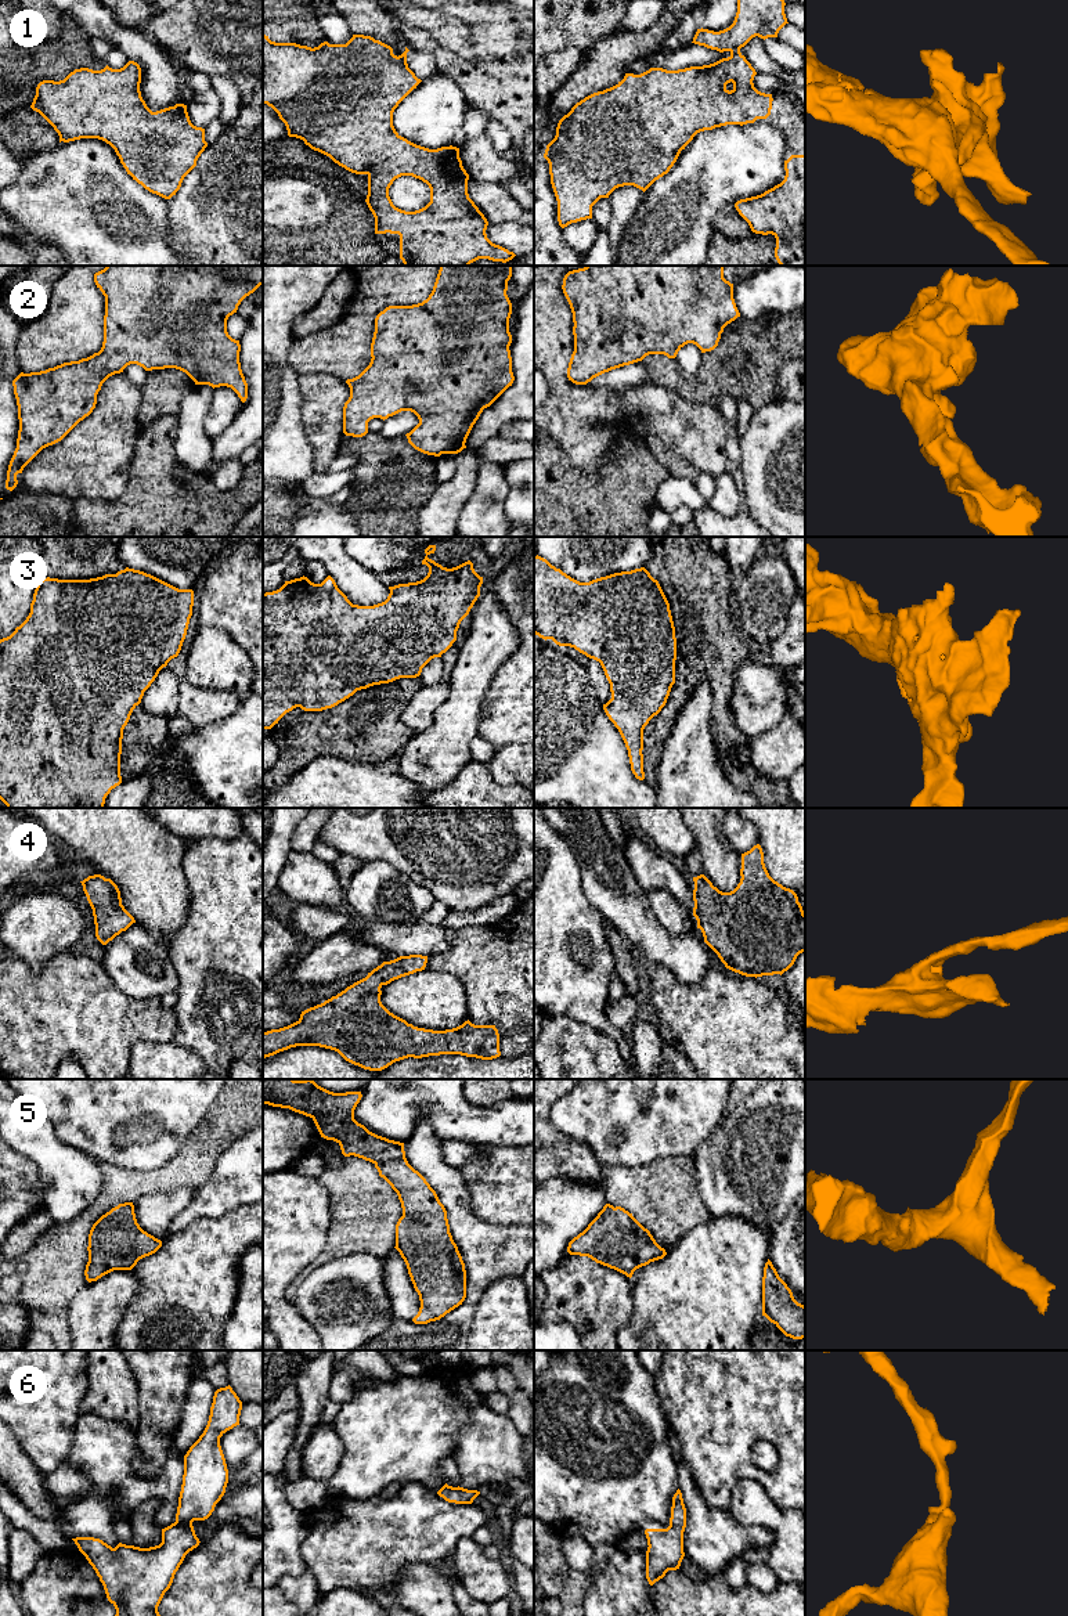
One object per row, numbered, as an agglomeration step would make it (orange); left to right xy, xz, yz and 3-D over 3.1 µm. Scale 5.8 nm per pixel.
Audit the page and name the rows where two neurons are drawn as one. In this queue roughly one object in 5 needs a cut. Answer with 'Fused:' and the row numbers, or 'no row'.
Fused: no row

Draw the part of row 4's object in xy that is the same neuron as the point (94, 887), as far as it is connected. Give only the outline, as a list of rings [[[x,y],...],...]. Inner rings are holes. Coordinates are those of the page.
[[[94,874],[80,883],[93,909],[95,937],[102,945],[136,923],[122,905],[120,891],[111,879]]]

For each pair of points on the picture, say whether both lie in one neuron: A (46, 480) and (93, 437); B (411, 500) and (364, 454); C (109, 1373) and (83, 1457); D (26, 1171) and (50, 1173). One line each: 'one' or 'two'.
A: one
B: one
C: two
D: two

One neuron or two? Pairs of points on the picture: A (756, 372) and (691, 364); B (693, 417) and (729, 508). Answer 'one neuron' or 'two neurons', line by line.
A: two neurons
B: two neurons

